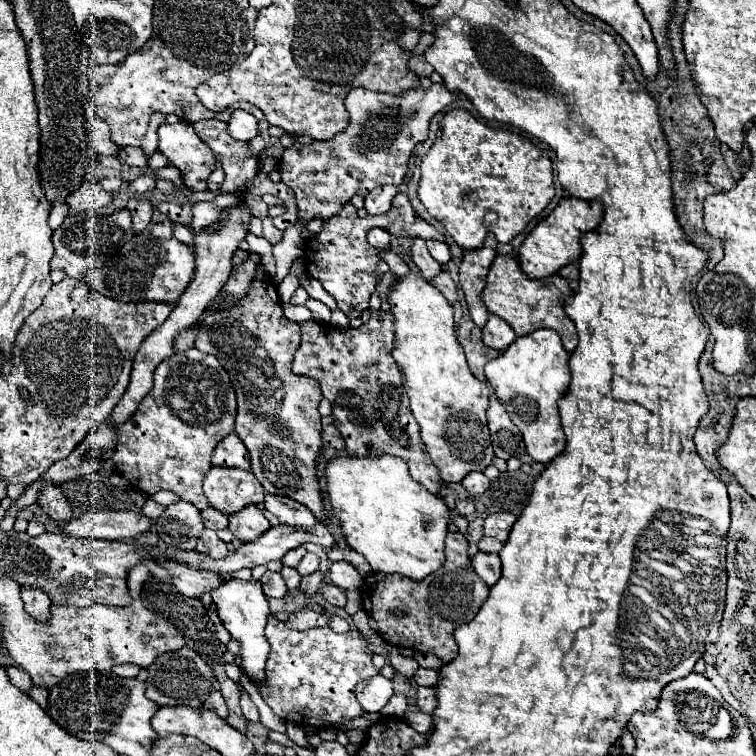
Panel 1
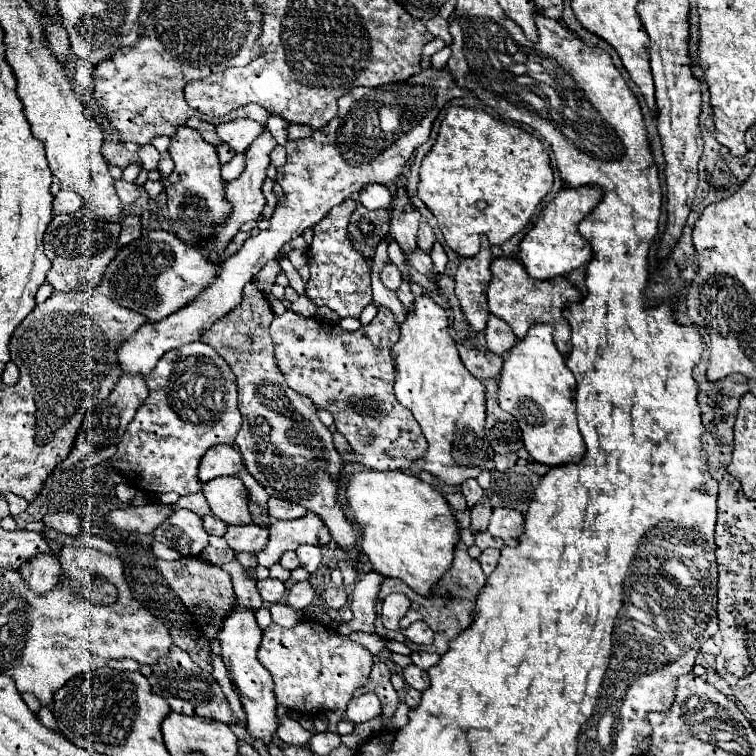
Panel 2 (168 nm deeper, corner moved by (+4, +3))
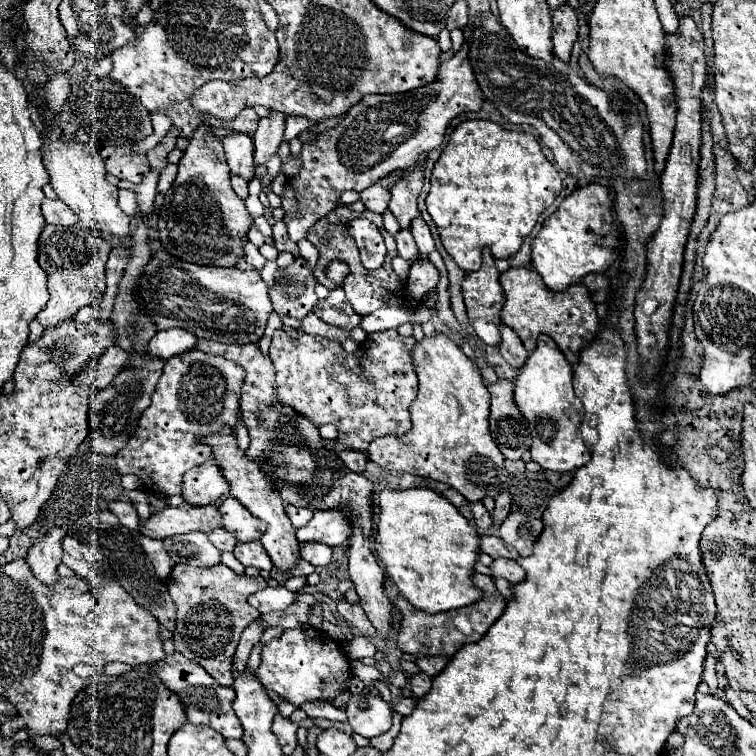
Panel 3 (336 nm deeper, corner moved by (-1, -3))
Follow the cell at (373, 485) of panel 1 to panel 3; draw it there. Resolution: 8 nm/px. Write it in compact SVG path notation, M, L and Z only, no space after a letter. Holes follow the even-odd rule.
M385 488L379 496L379 510L377 554L387 576L417 610L437 614L483 598L483 592L471 582L479 558L479 532L447 498L429 488Z

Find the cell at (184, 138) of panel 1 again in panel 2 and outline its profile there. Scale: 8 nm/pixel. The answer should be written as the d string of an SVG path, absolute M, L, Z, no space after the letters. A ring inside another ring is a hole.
M188 126L176 128L176 134L172 136L168 152L170 152L170 158L174 160L174 170L164 184L164 190L168 194L170 218L166 218L166 222L160 224L160 228L168 232L176 232L176 236L186 244L198 246L202 240L206 240L212 234L216 222L224 220L230 210L224 198L218 154L212 144L208 144L196 130Z

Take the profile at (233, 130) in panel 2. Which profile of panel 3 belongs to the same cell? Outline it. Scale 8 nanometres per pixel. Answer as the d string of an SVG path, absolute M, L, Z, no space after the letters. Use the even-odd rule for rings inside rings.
M233 132L223 138L227 164L233 174L251 182L255 178L255 162L253 162L253 140L247 134Z

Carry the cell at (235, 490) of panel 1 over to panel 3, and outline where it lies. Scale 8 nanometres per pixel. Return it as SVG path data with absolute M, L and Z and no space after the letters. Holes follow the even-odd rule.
M225 496L219 510L223 514L223 528L229 530L239 542L259 540L267 530L267 524L245 510L241 502L233 500L233 496Z

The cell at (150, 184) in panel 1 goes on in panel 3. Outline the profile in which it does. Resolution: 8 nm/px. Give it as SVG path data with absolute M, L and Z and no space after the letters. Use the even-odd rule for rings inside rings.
M167 164L167 166L163 168L163 172L161 172L161 176L159 176L159 186L157 186L157 190L165 194L165 192L171 188L171 184L173 184L173 180L175 180L175 174L177 174L177 166L175 166L175 164Z

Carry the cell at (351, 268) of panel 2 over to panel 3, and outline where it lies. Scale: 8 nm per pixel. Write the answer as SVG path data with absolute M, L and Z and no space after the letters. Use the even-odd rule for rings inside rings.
M335 288L325 300L319 300L313 308L313 314L319 316L325 324L343 328L347 332L359 324L359 316L353 312L353 308L341 288Z

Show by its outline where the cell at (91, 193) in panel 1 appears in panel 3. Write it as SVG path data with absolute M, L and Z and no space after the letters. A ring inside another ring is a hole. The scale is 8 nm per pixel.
M45 198L43 204L41 204L41 212L43 212L43 218L45 218L47 224L73 226L73 224L79 222L77 220L77 214L65 202L61 202L59 198L55 198L55 200Z

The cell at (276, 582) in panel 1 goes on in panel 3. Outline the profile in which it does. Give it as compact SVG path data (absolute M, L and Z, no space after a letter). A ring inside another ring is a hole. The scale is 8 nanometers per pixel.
M277 586L277 588L263 588L255 594L251 594L247 602L253 608L257 608L261 614L267 614L273 610L285 610L289 604L293 604L293 600L295 600L293 592L289 592L283 586Z

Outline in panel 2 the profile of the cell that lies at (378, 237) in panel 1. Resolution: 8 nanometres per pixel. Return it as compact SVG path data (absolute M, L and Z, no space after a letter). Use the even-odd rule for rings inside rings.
M388 262L388 264L384 266L384 270L380 272L380 280L382 280L382 284L384 284L386 288L398 290L398 286L402 284L402 274L400 274L400 270L398 270L392 262Z

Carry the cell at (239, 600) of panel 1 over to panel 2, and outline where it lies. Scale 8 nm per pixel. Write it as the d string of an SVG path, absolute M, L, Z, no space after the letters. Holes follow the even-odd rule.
M236 602L236 606L232 606L228 610L228 618L224 616L224 620L222 620L218 640L222 642L222 658L228 668L228 676L232 678L232 684L234 684L236 692L240 694L240 702L246 710L248 732L254 738L262 738L266 744L270 744L270 740L278 728L276 726L276 706L278 704L276 704L276 696L274 696L272 676L256 658L258 646L262 642L262 628L256 622L256 612L252 608L246 608Z

